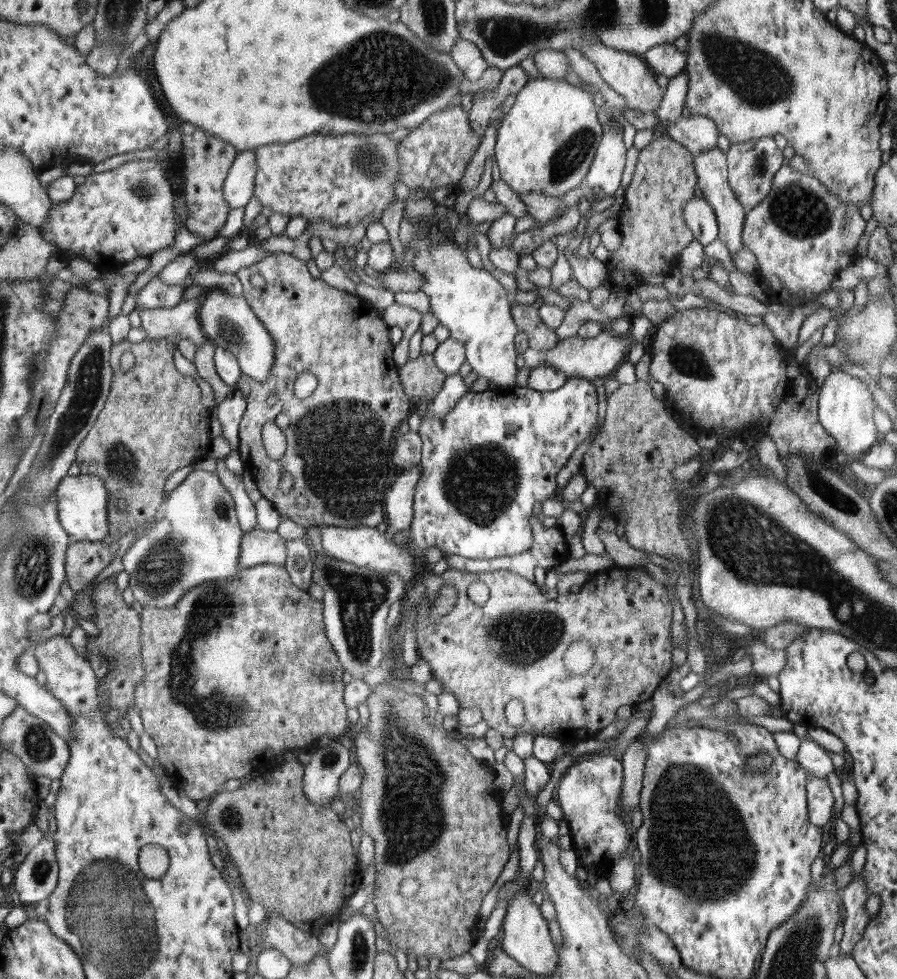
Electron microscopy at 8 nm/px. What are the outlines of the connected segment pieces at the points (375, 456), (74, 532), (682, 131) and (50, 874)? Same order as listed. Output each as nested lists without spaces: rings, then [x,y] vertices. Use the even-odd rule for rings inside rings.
[[[269,254],[257,264],[251,264],[247,268],[241,268],[235,274],[243,286],[243,298],[251,306],[251,312],[263,322],[263,326],[271,332],[275,340],[275,364],[271,368],[271,376],[265,382],[257,382],[245,374],[241,374],[239,382],[235,384],[241,388],[241,394],[247,402],[247,410],[243,412],[243,420],[239,422],[239,458],[245,466],[245,470],[253,476],[259,492],[263,498],[271,500],[275,504],[275,510],[279,512],[279,506],[297,506],[297,496],[307,496],[307,508],[301,510],[301,518],[295,518],[295,510],[281,512],[285,518],[293,520],[295,524],[307,528],[307,526],[339,526],[339,528],[359,528],[369,526],[375,528],[383,520],[381,510],[381,496],[387,482],[387,462],[385,454],[391,452],[391,434],[399,426],[399,422],[409,414],[409,400],[407,394],[401,392],[397,378],[397,366],[391,360],[391,344],[387,340],[387,326],[379,318],[379,314],[371,308],[369,300],[351,296],[343,290],[331,288],[321,278],[313,278],[305,262],[297,260],[289,254]],[[253,276],[255,282],[261,282],[261,288],[253,288]],[[301,372],[311,372],[317,378],[317,390],[305,398],[297,400],[293,396],[293,380]],[[269,396],[277,398],[275,406],[267,406],[265,400]],[[277,414],[287,414],[291,418],[289,428],[283,430],[285,434],[285,454],[281,460],[269,460],[263,442],[261,442],[261,430],[271,420],[275,420]],[[281,472],[289,474],[293,478],[293,486],[289,492],[279,490],[279,476]]]
[[[65,476],[57,490],[55,490],[55,498],[57,498],[57,514],[59,514],[59,522],[63,526],[63,530],[73,536],[77,542],[97,542],[103,540],[109,534],[109,492],[105,488],[103,478],[99,476]]]
[[[689,116],[689,118],[677,118],[671,124],[665,124],[665,134],[667,138],[683,144],[693,156],[697,152],[707,152],[715,148],[717,142],[717,126],[709,118],[703,116]]]
[[[45,832],[41,842],[33,846],[23,862],[13,870],[11,894],[15,896],[15,904],[33,904],[49,898],[57,880],[55,864],[55,840],[51,832]]]

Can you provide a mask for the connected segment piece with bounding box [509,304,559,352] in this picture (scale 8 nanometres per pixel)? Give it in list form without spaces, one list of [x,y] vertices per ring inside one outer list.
[[[511,304],[509,314],[511,314],[513,324],[517,326],[517,332],[527,334],[529,348],[547,352],[547,350],[553,350],[559,344],[559,340],[555,338],[555,330],[541,324],[541,320],[537,316],[537,310],[533,306]]]

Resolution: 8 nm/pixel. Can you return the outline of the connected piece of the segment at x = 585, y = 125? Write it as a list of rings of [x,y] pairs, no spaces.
[[[529,80],[497,128],[495,164],[499,178],[517,194],[543,194],[561,198],[569,190],[581,188],[585,174],[595,158],[595,148],[603,136],[597,120],[595,100],[581,88],[565,80]]]

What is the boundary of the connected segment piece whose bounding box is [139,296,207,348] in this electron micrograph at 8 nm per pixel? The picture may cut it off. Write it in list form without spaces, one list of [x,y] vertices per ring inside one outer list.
[[[199,298],[191,300],[181,300],[177,306],[163,310],[163,308],[153,308],[153,310],[141,310],[139,316],[143,318],[141,328],[147,332],[147,340],[191,340],[195,348],[201,348],[203,342],[207,340],[203,336],[201,324],[197,322],[197,310],[199,310]]]

